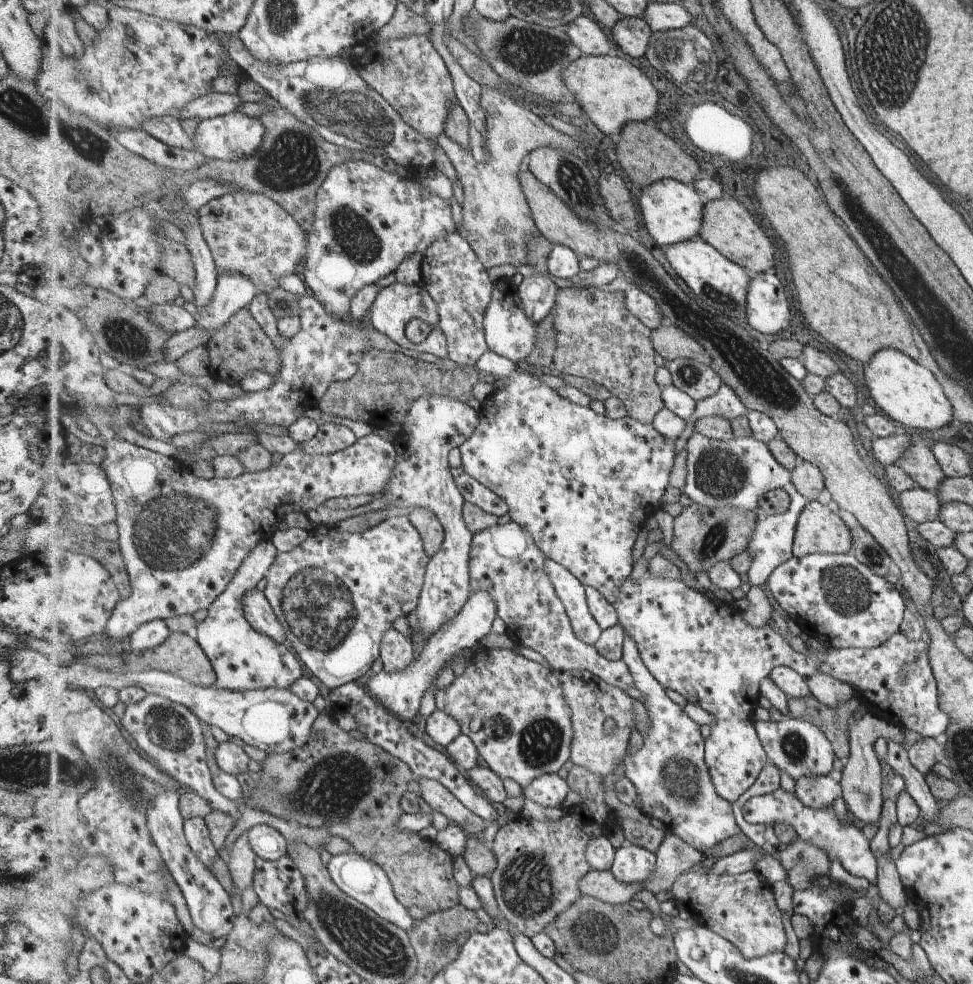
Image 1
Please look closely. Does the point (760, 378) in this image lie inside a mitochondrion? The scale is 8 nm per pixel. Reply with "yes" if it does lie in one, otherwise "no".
yes

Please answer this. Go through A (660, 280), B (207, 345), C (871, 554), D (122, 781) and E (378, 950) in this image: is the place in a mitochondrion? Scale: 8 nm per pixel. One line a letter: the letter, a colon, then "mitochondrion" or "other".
A: mitochondrion
B: other
C: mitochondrion
D: mitochondrion
E: mitochondrion

